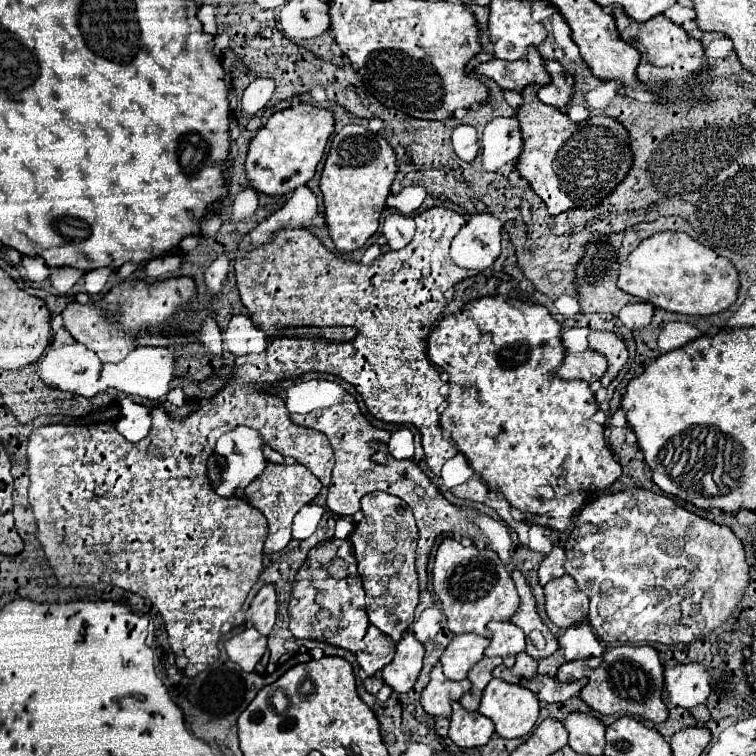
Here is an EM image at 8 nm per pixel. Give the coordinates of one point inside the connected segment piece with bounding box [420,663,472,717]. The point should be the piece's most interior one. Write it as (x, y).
(440, 692)

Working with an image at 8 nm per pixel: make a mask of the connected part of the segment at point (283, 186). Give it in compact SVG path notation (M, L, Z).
M300 103L296 107L274 113L266 121L266 125L252 137L248 147L244 169L252 189L266 195L284 195L308 183L316 173L316 165L322 159L326 141L332 131L332 113L310 103Z

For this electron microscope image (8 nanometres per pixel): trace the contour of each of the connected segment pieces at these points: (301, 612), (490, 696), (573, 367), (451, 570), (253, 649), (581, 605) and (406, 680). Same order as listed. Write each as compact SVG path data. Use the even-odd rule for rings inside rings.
M304 565L300 569L300 573L296 575L296 583L292 587L292 597L290 597L290 605L288 605L288 615L290 615L290 631L294 637L300 637L300 639L318 639L318 641L326 641L330 645L336 645L336 647L344 647L352 653L358 653L364 649L364 633L368 629L368 617L366 617L366 611L364 611L364 603L362 603L362 597L358 599L358 603L354 599L350 599L350 611L344 611L344 613L324 613L318 605L318 601L314 603L314 599L318 599L318 591L316 587L312 585L312 575L308 571L308 567ZM308 585L312 585L312 589L308 591ZM356 607L362 607L362 609L356 609Z
M492 679L482 693L478 711L494 721L496 733L504 739L516 739L530 733L538 719L538 699L532 691Z
M582 351L582 353L570 353L564 357L564 361L558 365L556 375L560 379L580 379L586 383L594 383L598 381L604 371L606 371L608 363L606 359L596 353L596 351Z
M444 537L436 549L432 587L452 633L476 633L488 637L488 621L510 621L518 609L518 593L504 561L492 549L464 547L452 537Z
M250 625L240 635L226 641L226 653L230 661L238 663L244 671L254 671L256 663L266 653L266 641L268 637L264 637L254 629L254 625Z
M568 575L548 581L544 587L546 597L546 615L548 619L560 627L572 627L588 617L588 597L578 589L576 581Z
M406 631L396 645L396 655L392 663L382 669L384 683L390 685L396 693L410 691L420 675L422 657L424 657L422 643L414 637L414 633Z

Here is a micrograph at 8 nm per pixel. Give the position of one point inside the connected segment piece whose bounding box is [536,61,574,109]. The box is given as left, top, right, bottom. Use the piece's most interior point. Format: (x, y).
(557, 92)

